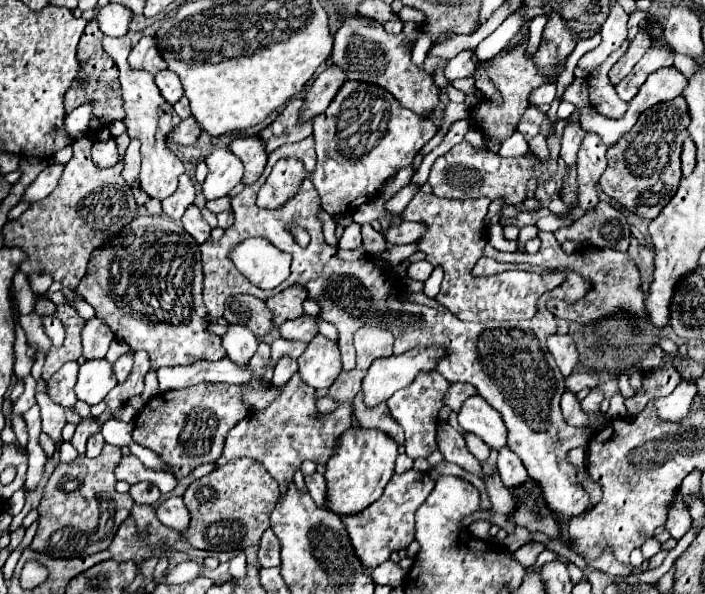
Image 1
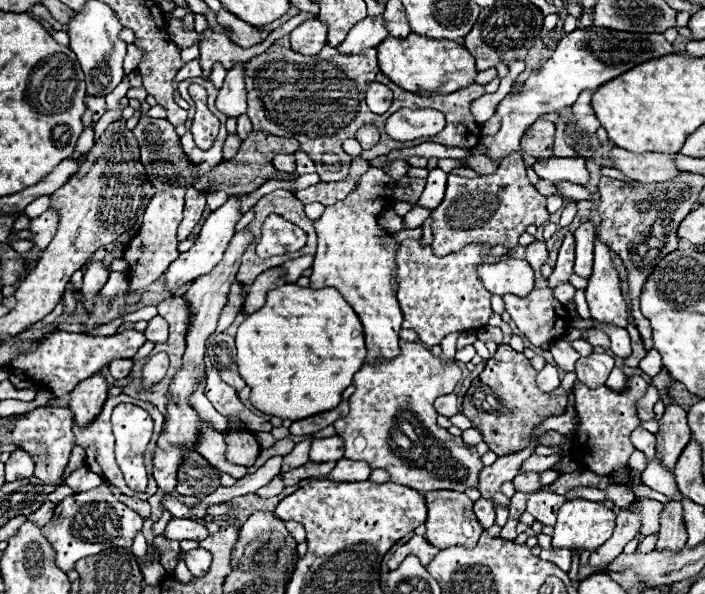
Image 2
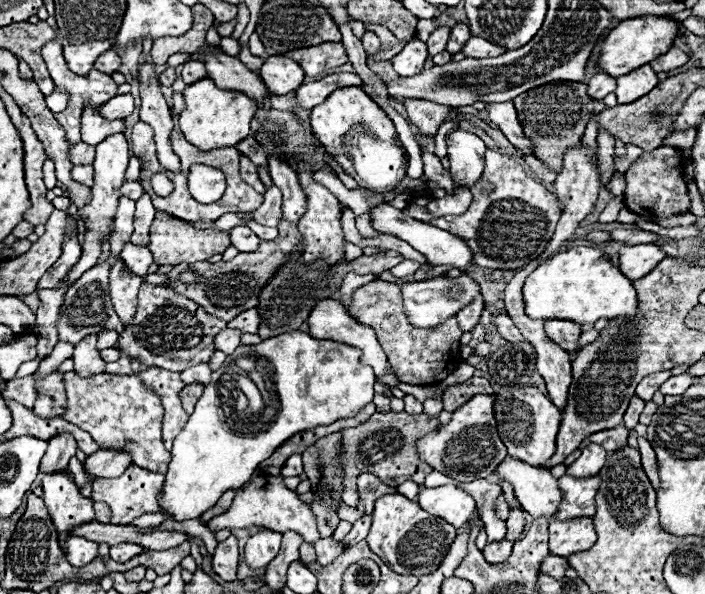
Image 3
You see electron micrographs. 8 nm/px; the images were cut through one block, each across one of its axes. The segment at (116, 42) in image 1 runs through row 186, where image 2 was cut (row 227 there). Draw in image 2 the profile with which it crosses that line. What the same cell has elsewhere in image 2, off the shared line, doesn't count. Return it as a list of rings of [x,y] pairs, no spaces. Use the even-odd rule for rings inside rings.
[[[170,188],[170,190],[158,190],[144,216],[142,216],[142,226],[140,232],[130,240],[126,252],[124,252],[124,260],[128,262],[130,268],[130,292],[142,290],[146,286],[150,286],[152,282],[156,282],[164,270],[168,270],[168,266],[178,258],[178,240],[176,240],[176,228],[180,224],[182,218],[182,210],[184,210],[184,194],[186,188]]]

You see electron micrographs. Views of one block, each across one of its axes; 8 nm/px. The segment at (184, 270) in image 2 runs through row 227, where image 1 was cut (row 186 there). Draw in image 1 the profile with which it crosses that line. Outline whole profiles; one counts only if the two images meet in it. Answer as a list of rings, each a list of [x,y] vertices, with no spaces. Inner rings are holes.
[[[218,148],[208,158],[208,178],[202,184],[202,194],[206,200],[216,200],[222,196],[228,196],[230,190],[242,182],[244,176],[244,164],[232,154],[232,150]]]

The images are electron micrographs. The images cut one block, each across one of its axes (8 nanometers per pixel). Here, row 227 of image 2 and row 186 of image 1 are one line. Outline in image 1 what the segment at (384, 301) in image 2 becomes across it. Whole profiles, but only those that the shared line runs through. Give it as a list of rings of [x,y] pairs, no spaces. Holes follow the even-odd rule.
[[[356,80],[346,82],[332,100],[332,104],[324,110],[324,114],[318,114],[314,118],[314,140],[318,162],[310,178],[320,194],[322,208],[332,216],[356,212],[356,208],[360,208],[362,204],[366,204],[376,196],[376,192],[388,178],[392,178],[400,168],[412,164],[418,150],[434,136],[434,132],[436,126],[434,122],[430,122],[430,118],[418,116],[416,112],[402,108],[396,102],[396,98],[392,98],[392,94],[388,94],[388,90],[384,90],[382,86],[368,82],[364,84]]]

